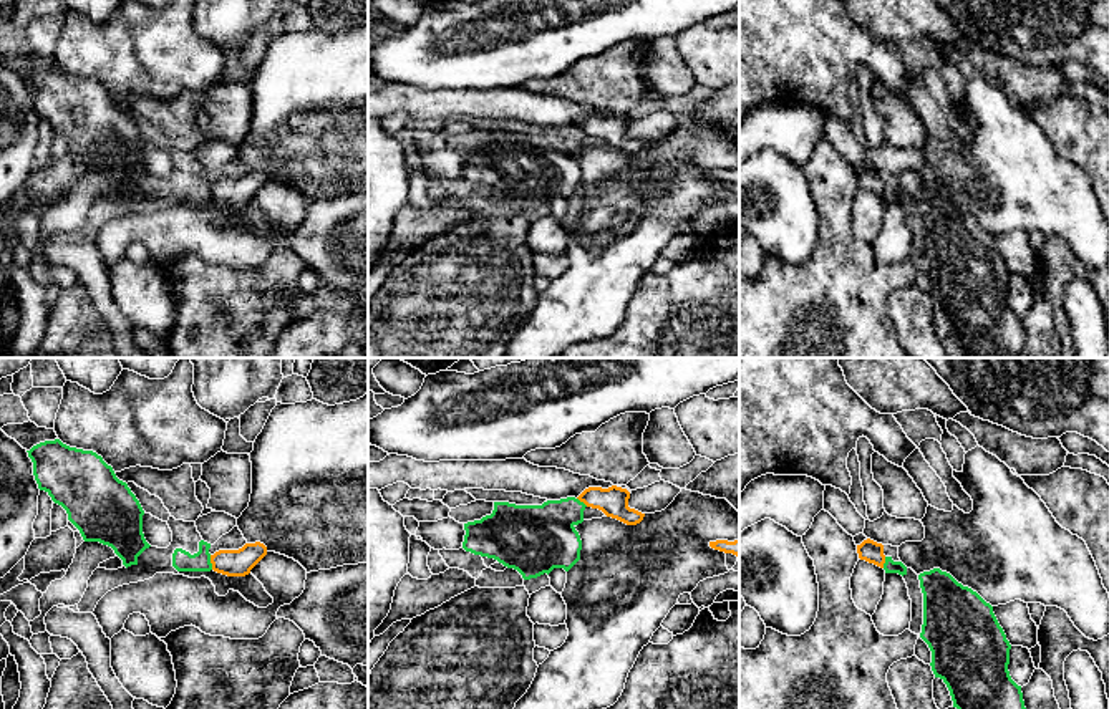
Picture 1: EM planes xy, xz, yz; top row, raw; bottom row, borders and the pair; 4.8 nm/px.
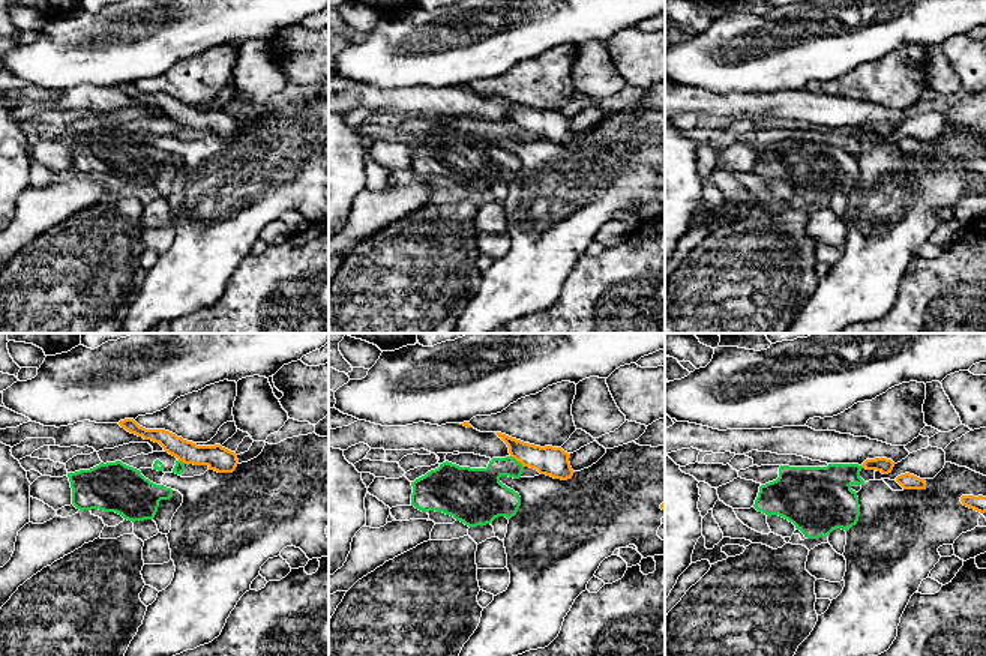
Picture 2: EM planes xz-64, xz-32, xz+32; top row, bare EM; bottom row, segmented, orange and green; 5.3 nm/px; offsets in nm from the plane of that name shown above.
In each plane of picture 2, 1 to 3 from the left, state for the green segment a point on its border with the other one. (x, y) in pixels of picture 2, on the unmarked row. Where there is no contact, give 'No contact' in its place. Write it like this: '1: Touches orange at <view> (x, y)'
1: Touches orange at xz-64 (182, 125)
2: Touches orange at xz-32 (518, 125)
3: No contact

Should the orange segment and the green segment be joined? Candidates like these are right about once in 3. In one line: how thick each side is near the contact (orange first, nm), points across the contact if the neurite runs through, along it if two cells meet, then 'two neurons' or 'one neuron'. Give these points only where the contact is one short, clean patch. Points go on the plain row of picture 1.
calibres 130 and 100 nm; border xy (209, 184), (213, 197); two neurons

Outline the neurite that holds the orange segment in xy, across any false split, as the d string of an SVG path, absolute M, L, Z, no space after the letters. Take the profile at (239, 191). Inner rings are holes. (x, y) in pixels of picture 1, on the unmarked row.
M260 171L245 172L239 179L219 179L211 184L212 199L227 205L245 205L267 184Z

